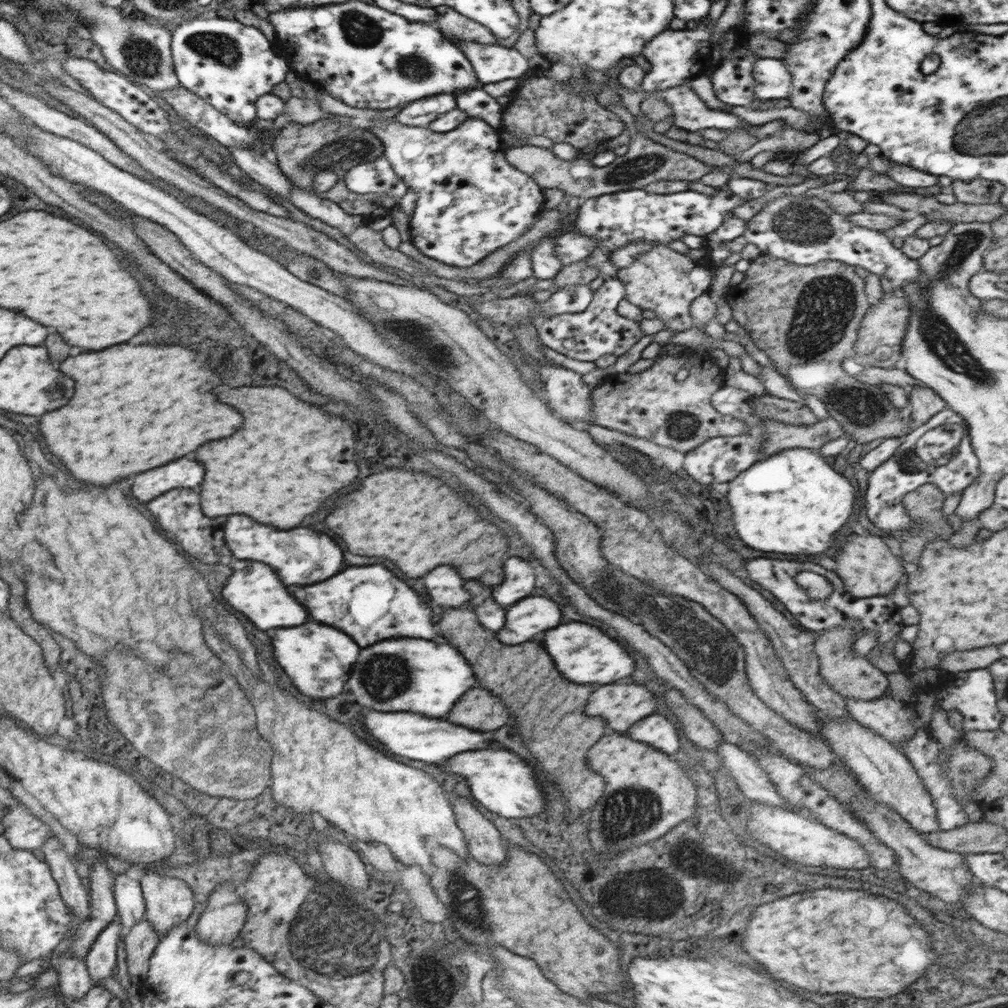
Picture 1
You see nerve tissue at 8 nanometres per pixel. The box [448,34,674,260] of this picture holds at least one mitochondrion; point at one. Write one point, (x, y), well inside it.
(634, 169)

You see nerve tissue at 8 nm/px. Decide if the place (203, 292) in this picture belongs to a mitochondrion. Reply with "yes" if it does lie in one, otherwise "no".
no

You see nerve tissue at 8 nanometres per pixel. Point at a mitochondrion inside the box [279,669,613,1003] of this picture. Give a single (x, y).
(467, 897)

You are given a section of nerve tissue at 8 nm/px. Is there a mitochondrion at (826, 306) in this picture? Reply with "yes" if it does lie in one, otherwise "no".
yes

